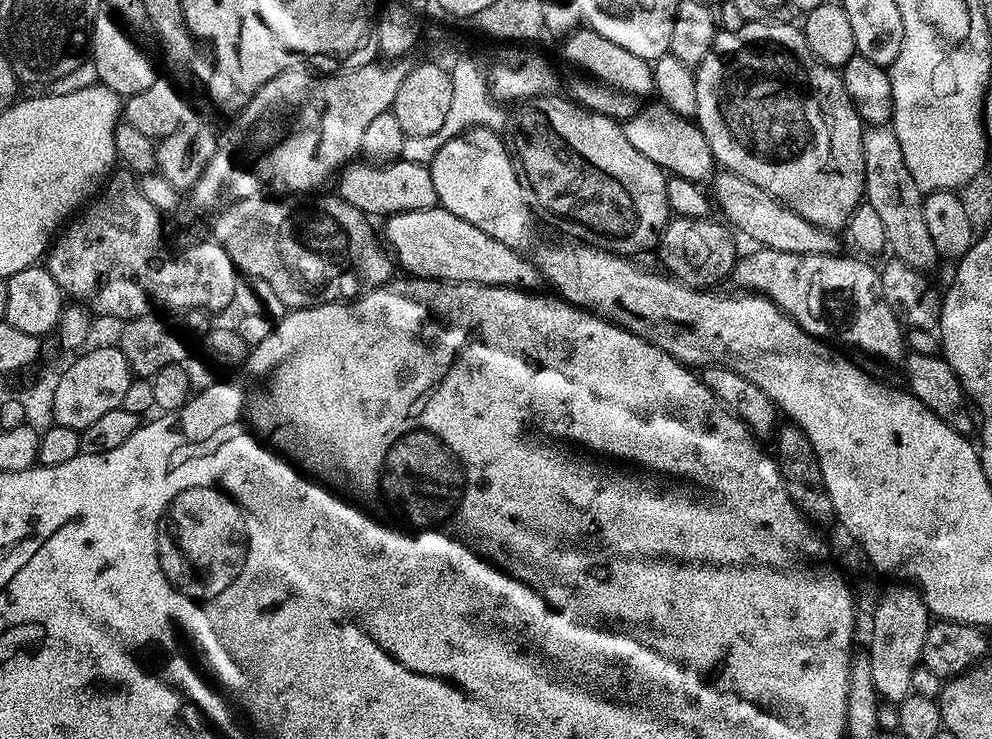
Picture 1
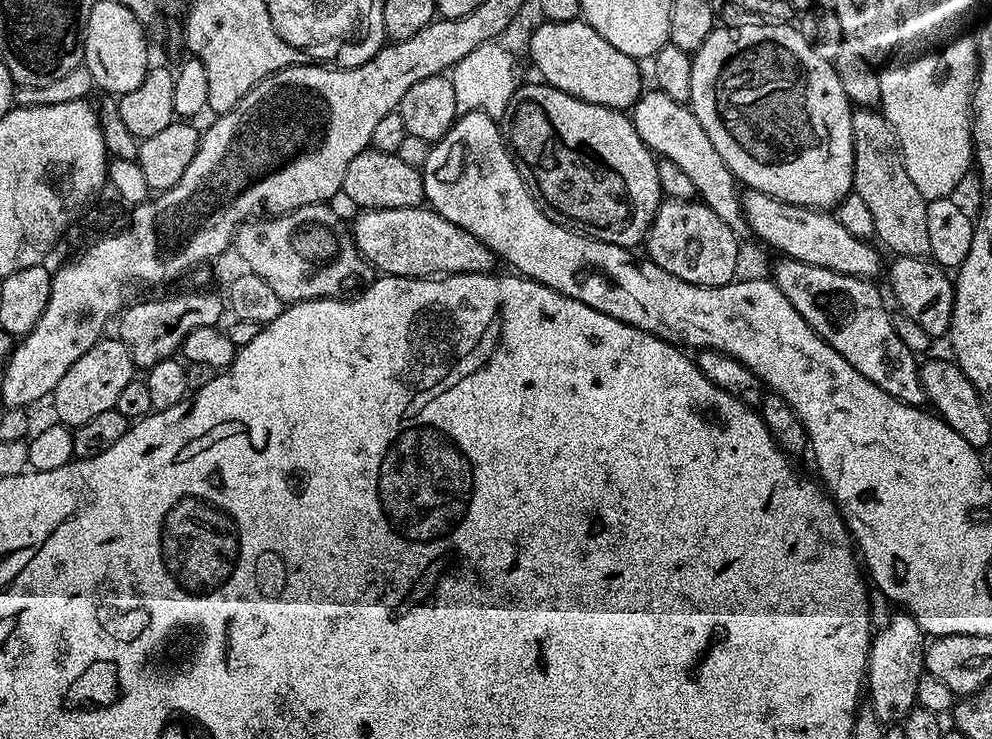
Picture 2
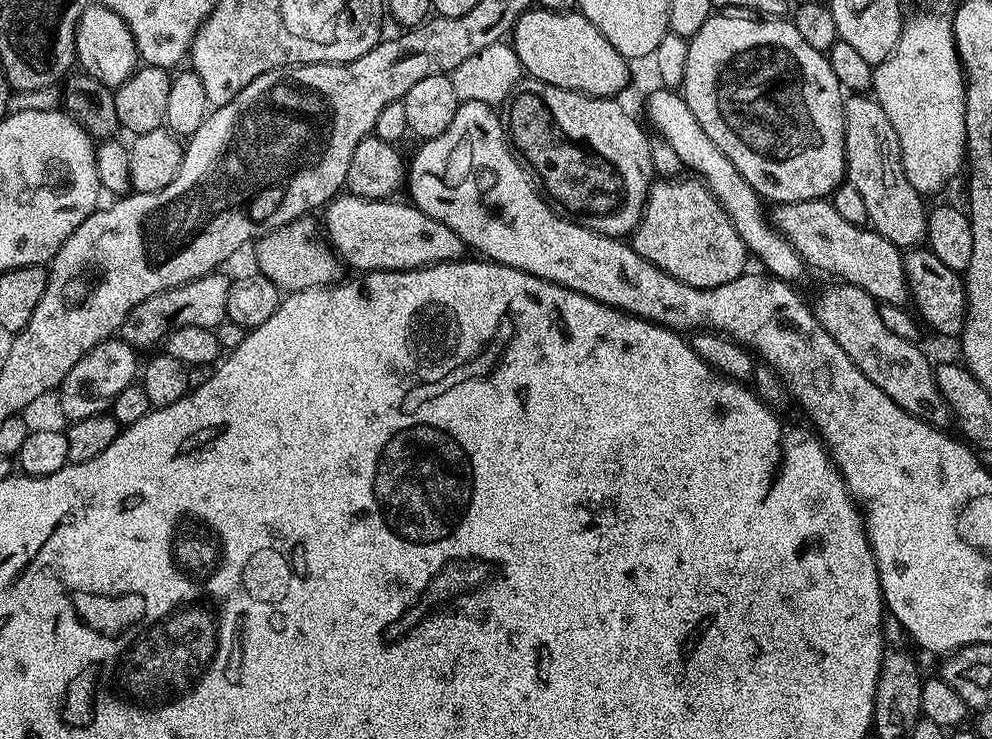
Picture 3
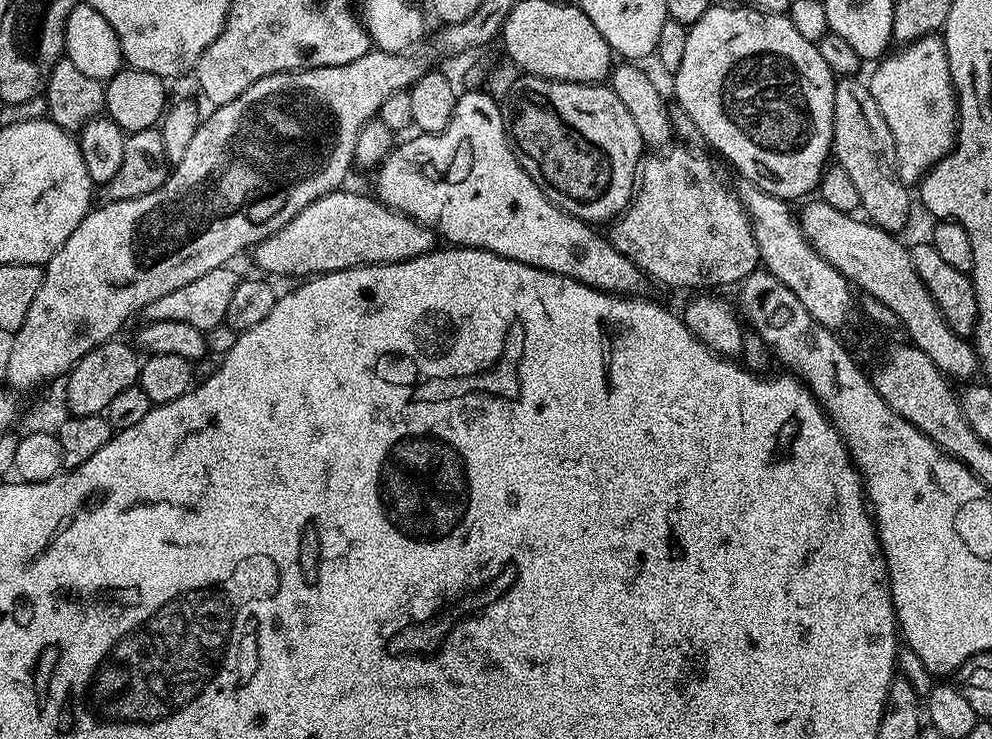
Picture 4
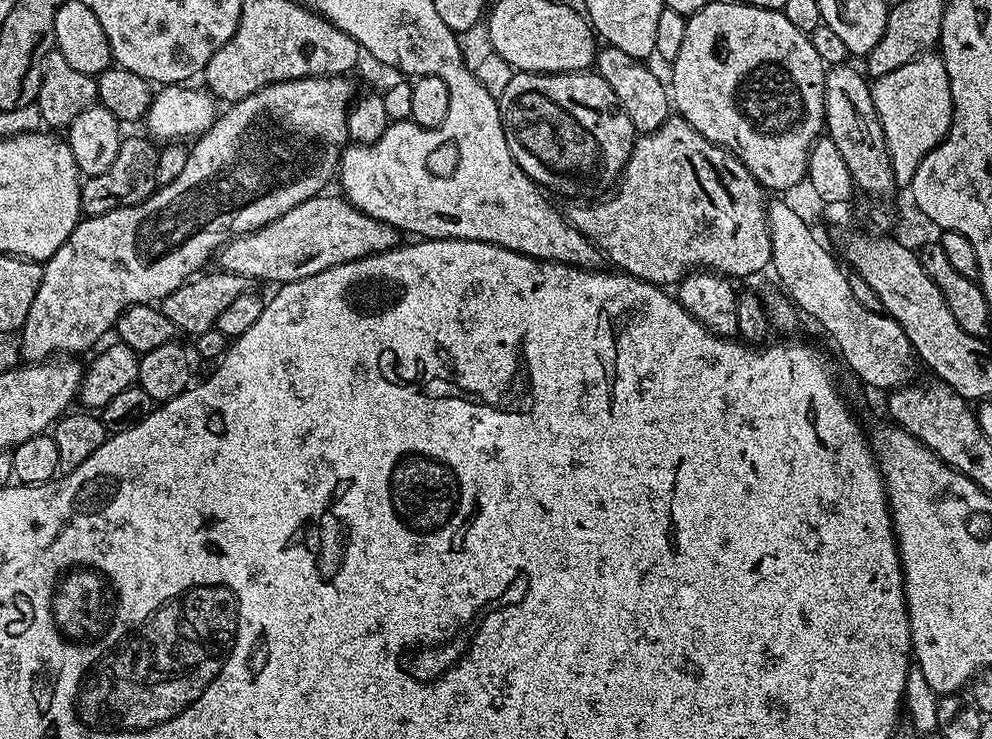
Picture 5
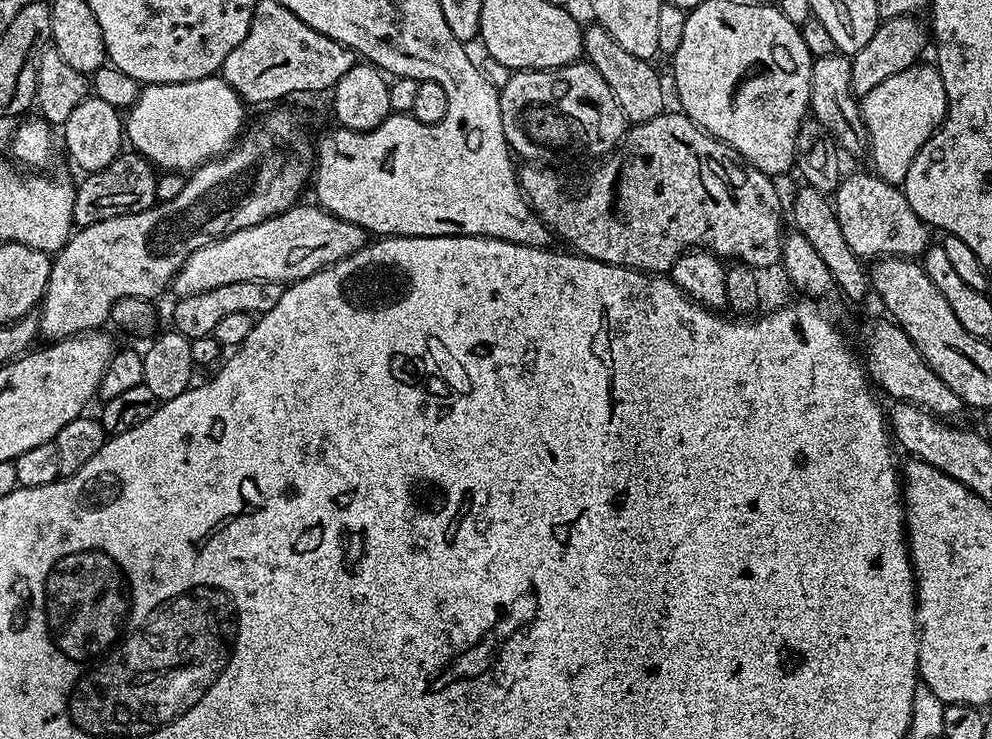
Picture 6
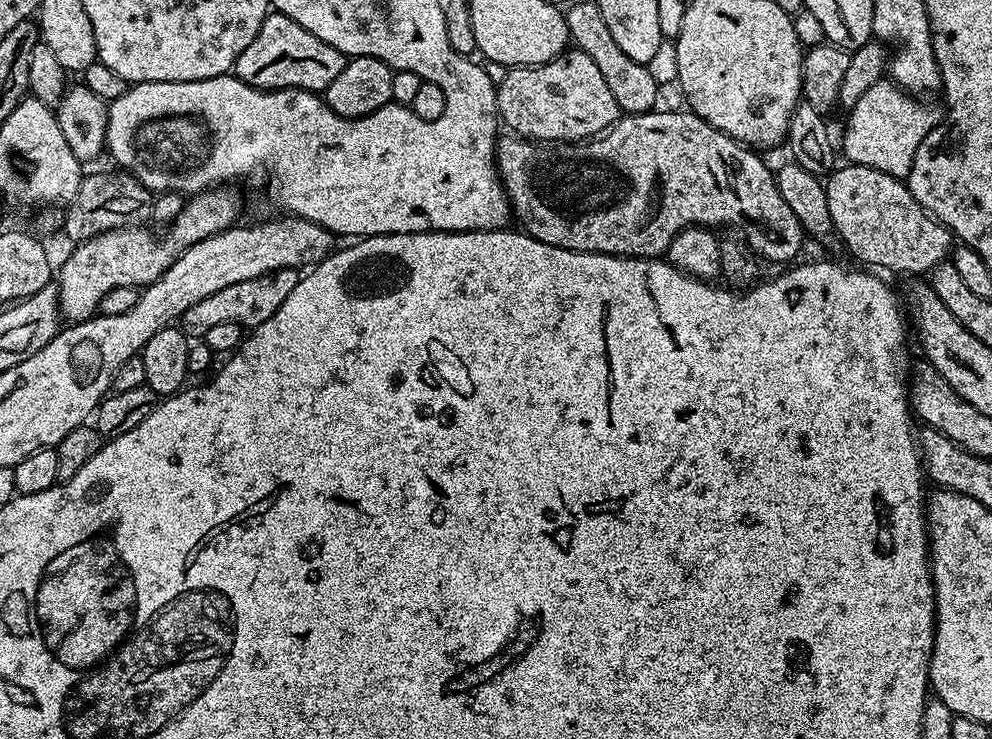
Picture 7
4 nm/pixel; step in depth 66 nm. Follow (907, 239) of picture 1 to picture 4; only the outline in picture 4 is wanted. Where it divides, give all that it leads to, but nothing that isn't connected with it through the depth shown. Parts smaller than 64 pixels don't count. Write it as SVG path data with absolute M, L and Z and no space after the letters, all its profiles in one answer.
M860 78L837 79L834 90L834 138L832 156L835 163L846 170L858 190L860 208L872 224L886 232L902 233L912 212L912 200L908 197L909 185L905 184L898 170L898 154L894 146L894 134L874 102L874 94Z

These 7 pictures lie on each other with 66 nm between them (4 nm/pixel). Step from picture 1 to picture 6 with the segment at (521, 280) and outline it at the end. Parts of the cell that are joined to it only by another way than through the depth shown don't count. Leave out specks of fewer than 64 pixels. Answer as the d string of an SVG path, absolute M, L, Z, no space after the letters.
M309 202L297 203L288 208L279 216L272 216L260 224L249 228L243 228L237 232L231 232L229 236L223 236L213 244L207 244L205 248L199 248L180 267L172 279L171 291L176 291L177 297L202 294L206 290L214 290L218 286L230 286L230 282L250 282L251 280L271 280L273 282L295 282L314 274L318 270L330 267L334 262L354 254L366 243L366 233L356 224L346 222L337 216L331 216L325 208Z

